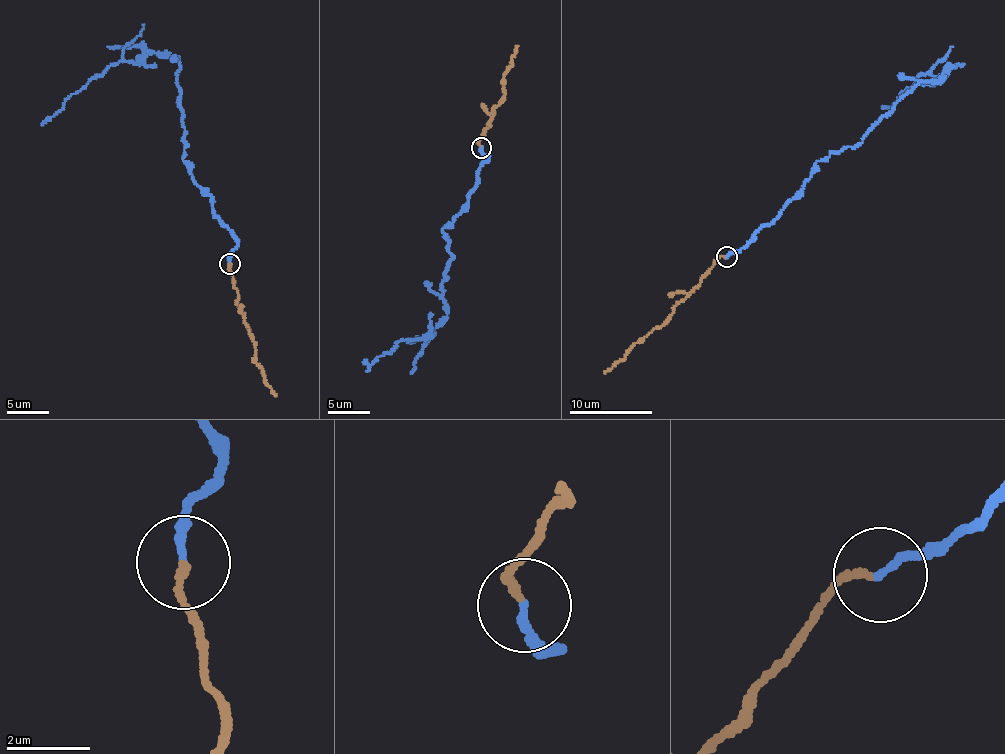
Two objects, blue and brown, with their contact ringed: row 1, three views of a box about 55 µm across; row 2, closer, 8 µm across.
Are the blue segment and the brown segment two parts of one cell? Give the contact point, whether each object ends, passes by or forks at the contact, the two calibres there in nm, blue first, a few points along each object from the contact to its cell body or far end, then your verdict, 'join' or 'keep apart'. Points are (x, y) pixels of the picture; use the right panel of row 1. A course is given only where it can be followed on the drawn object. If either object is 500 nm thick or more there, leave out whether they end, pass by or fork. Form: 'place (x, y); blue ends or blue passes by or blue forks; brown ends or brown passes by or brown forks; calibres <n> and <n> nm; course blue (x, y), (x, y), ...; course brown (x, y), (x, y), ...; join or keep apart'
place (726, 256); blue ends; brown ends; calibres 190 and 170 nm; course blue (727, 256), (797, 198), (816, 163), (862, 140), (920, 82), (943, 75), (920, 72), (889, 113); course brown (724, 256), (674, 310), (604, 373); keep apart

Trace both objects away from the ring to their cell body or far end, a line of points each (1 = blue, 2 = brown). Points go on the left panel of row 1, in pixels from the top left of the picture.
1: (230, 263), (237, 242), (219, 222), (183, 160), (178, 59), (152, 52), (135, 62), (110, 63), (41, 125)
2: (229, 263), (245, 324), (256, 342), (255, 363), (274, 396)

